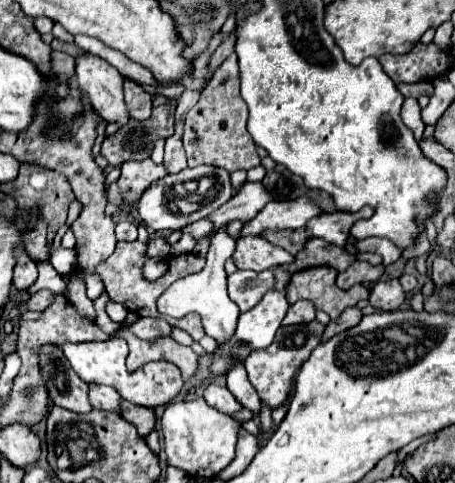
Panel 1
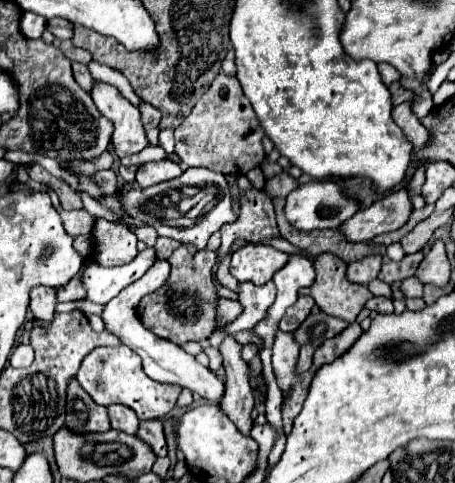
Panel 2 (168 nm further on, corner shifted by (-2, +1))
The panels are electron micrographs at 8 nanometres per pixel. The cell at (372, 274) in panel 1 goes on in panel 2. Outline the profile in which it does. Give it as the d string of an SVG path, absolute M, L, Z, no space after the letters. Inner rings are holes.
M378 254L366 256L362 260L354 260L348 264L348 280L358 284L368 284L378 276L380 266L382 266L382 256Z

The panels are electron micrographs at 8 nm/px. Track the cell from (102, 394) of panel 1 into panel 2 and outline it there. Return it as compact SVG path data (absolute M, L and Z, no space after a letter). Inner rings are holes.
M108 406L108 414L110 414L112 428L136 436L140 420L136 418L134 410L128 410L128 408L124 408L124 406Z

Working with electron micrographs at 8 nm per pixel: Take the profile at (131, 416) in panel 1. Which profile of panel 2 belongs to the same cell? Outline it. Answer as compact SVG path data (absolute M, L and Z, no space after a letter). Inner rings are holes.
M148 420L140 424L138 436L156 452L156 456L166 456L166 440L162 432L162 422L160 420Z

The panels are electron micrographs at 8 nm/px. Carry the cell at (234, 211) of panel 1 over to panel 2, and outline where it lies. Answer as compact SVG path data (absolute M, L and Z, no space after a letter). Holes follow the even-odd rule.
M284 170L284 172L280 172L278 176L274 176L274 178L270 178L270 180L266 182L264 192L270 194L270 198L286 198L296 186L298 186L298 180L292 178L292 176Z

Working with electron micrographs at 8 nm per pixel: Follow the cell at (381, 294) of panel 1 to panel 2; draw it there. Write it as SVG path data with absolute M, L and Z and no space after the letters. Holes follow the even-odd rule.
M370 298L364 306L366 306L370 312L378 312L378 314L392 314L392 312L394 312L392 300L388 300L388 298Z

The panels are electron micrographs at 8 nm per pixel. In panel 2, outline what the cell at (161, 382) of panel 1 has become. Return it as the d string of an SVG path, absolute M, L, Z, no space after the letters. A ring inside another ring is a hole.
M124 344L114 346L114 348L102 346L102 348L92 350L92 354L88 354L84 358L76 378L78 378L80 386L92 396L92 400L98 406L124 404L124 406L132 408L140 420L154 420L154 418L162 420L174 408L174 404L176 404L176 400L178 400L178 396L182 392L180 386L152 382L142 370L140 356L136 356Z

